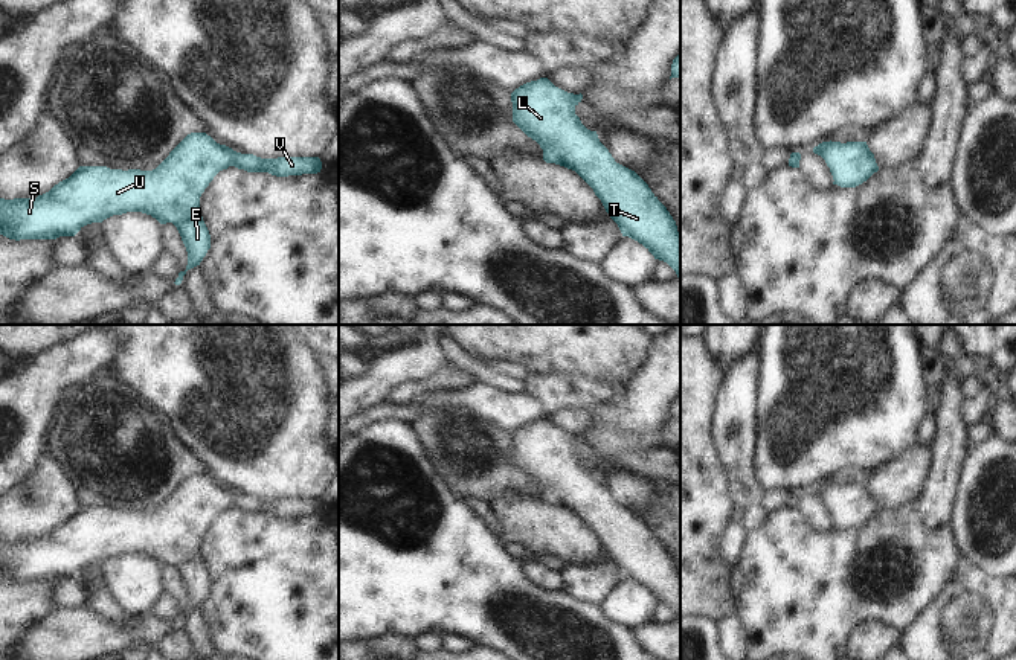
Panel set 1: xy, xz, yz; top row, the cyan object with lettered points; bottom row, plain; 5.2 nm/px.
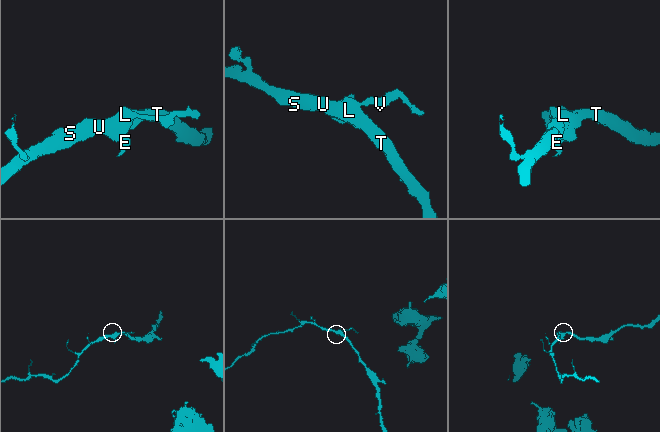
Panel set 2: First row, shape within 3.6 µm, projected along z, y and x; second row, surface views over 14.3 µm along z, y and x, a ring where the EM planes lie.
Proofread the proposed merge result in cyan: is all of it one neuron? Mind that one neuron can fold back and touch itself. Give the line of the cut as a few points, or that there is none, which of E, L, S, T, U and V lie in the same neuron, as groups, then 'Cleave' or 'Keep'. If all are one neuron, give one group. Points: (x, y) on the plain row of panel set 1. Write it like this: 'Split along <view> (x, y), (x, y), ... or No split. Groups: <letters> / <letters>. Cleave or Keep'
No split. Groups: E L S T U V. Keep

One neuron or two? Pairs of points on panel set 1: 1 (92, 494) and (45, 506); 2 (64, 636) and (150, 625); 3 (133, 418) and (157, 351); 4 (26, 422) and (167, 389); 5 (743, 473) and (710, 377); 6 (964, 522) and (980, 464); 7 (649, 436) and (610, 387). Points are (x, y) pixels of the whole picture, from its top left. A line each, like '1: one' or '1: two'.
1: two
2: one
3: two
4: one
5: two
6: one
7: two

